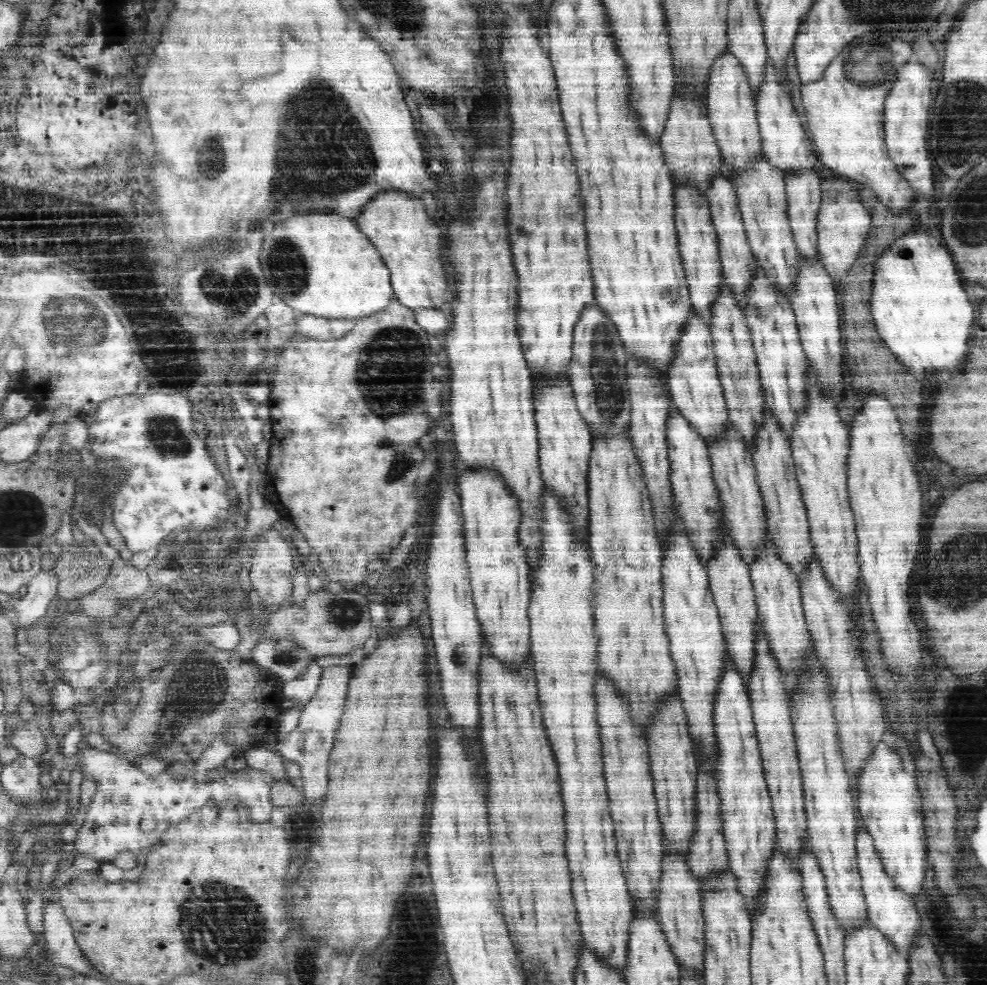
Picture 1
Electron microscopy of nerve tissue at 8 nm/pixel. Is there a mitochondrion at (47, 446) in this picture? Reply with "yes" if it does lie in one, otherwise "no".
no

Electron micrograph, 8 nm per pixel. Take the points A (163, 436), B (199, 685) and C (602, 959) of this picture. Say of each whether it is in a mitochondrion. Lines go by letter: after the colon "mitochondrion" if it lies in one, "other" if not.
A: mitochondrion
B: mitochondrion
C: other

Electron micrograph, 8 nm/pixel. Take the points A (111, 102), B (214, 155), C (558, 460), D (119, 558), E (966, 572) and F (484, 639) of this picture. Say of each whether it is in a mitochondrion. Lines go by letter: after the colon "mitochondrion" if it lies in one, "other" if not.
A: other
B: mitochondrion
C: other
D: other
E: mitochondrion
F: other

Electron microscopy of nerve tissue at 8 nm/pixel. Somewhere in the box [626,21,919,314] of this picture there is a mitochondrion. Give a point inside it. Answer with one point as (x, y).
(868, 61)

